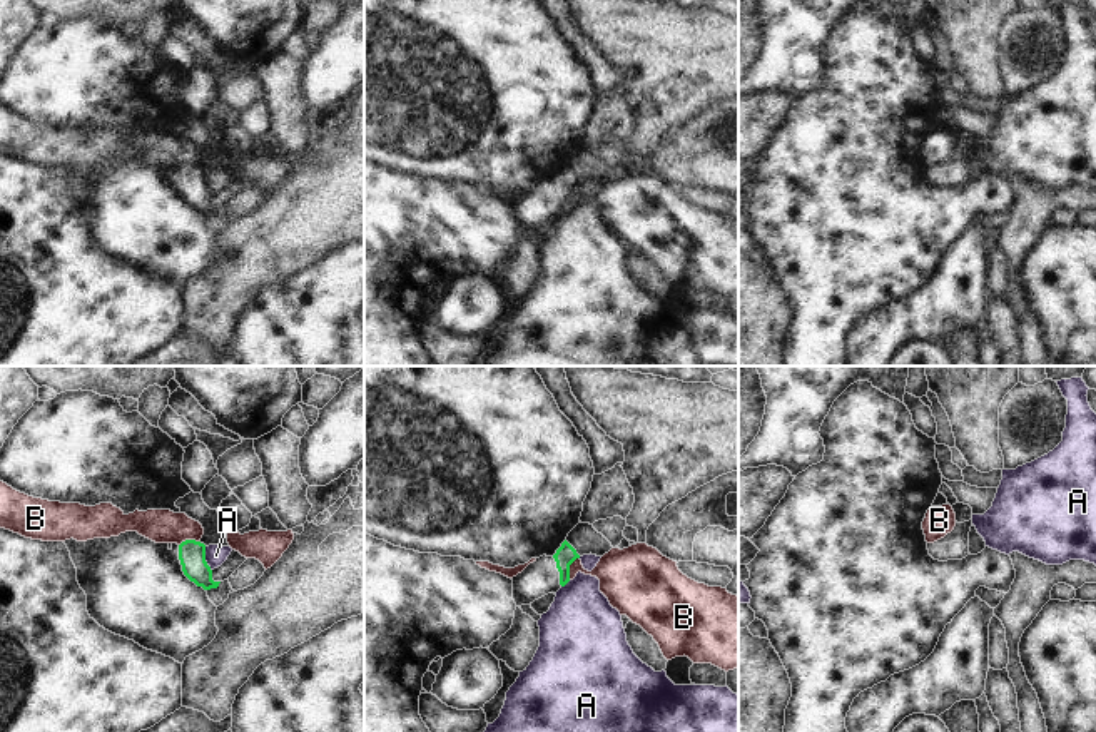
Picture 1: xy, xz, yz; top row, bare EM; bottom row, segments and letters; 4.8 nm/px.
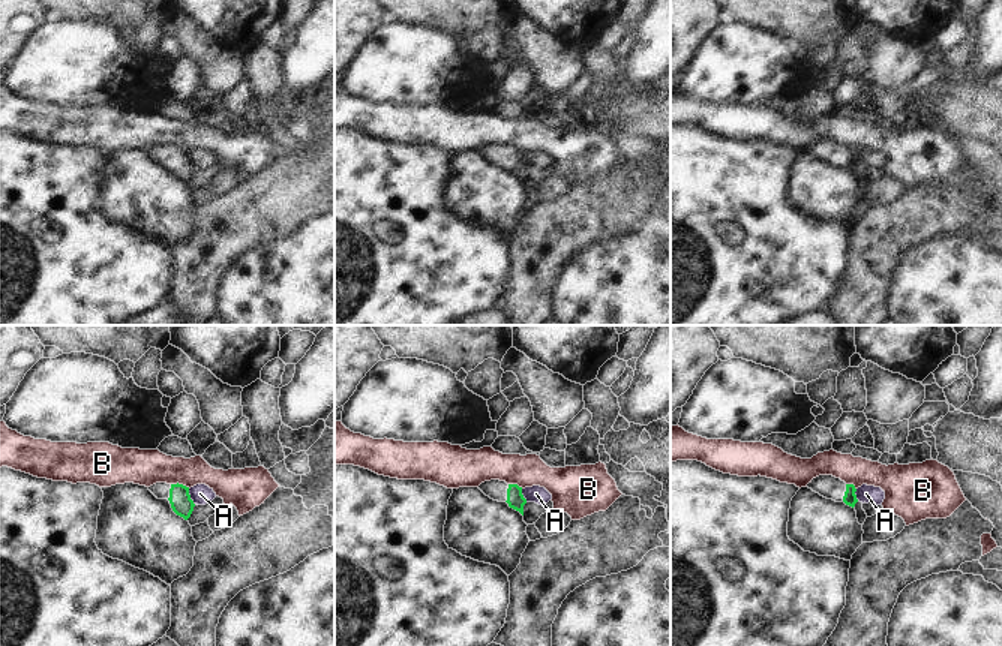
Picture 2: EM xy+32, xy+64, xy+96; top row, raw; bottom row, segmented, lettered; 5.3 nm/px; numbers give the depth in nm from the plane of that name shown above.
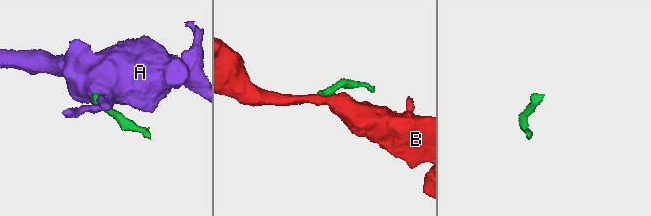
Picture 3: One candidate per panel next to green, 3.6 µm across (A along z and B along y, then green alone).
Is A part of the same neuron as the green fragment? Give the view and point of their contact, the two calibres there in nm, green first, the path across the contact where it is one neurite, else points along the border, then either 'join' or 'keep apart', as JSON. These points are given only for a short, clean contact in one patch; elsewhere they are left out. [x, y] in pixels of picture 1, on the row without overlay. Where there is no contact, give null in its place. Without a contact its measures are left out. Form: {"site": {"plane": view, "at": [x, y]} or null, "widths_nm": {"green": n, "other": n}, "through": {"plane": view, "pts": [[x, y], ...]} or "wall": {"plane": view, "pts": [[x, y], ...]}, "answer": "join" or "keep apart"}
{"site": {"plane": "xy", "at": [204, 184]}, "widths_nm": {"green": 130, "other": 100}, "wall": {"plane": "xy", "pts": [[204, 172], [204, 186], [211, 196]]}, "answer": "keep apart"}

